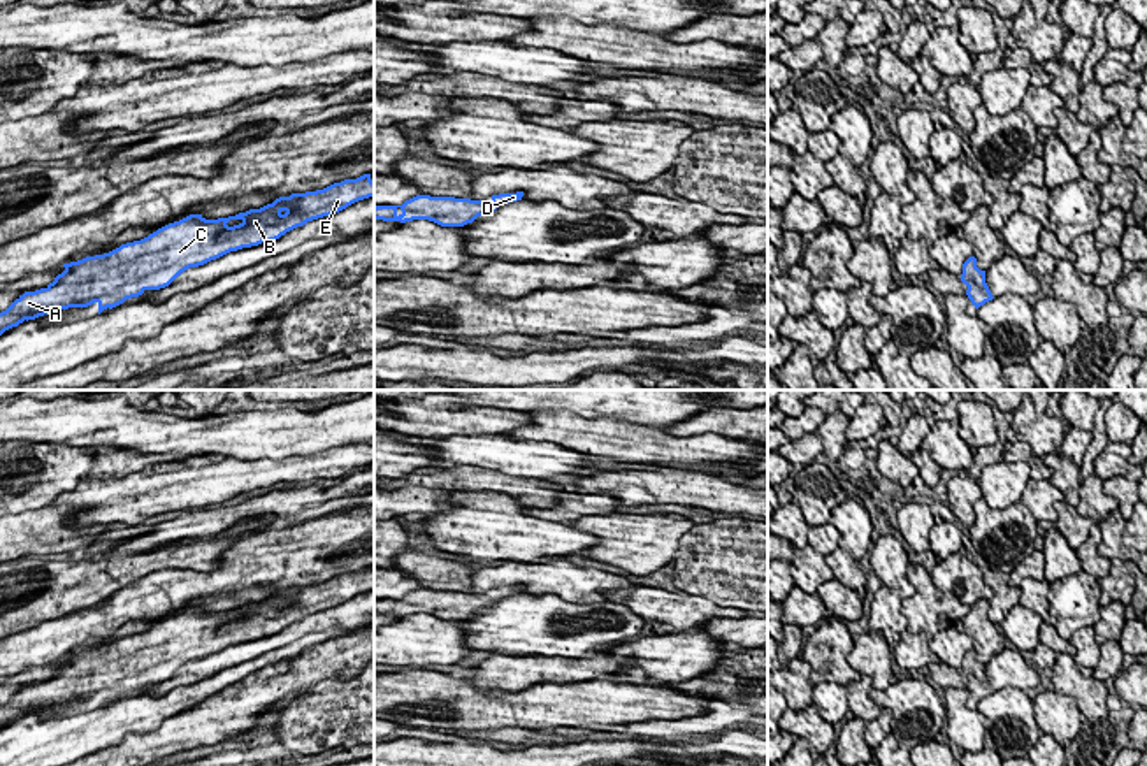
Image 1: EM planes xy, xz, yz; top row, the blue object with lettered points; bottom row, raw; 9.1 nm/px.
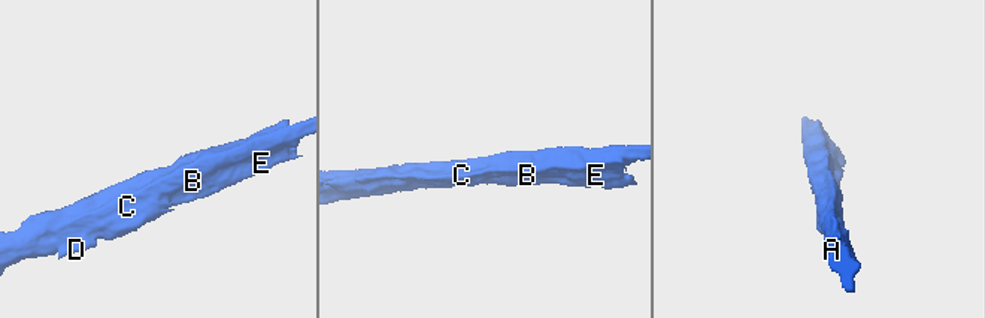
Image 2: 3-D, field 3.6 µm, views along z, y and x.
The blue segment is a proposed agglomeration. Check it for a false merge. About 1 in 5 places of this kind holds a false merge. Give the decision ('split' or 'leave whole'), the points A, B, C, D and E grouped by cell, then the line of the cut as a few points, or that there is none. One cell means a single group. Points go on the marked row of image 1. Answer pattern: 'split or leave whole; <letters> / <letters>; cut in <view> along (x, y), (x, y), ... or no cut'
leave whole; A B C D E; no cut

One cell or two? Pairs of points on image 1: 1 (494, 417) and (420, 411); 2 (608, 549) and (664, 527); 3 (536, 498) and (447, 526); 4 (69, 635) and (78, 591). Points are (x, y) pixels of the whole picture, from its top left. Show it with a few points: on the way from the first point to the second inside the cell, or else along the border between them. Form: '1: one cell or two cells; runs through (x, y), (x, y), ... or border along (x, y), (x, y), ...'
1: one cell; runs through (476, 417), (438, 415)
2: one cell; runs through (622, 543), (650, 541)
3: two cells; border along (478, 492), (504, 492), (527, 508)
4: two cells; border along (111, 592), (93, 605), (46, 619), (36, 626)

